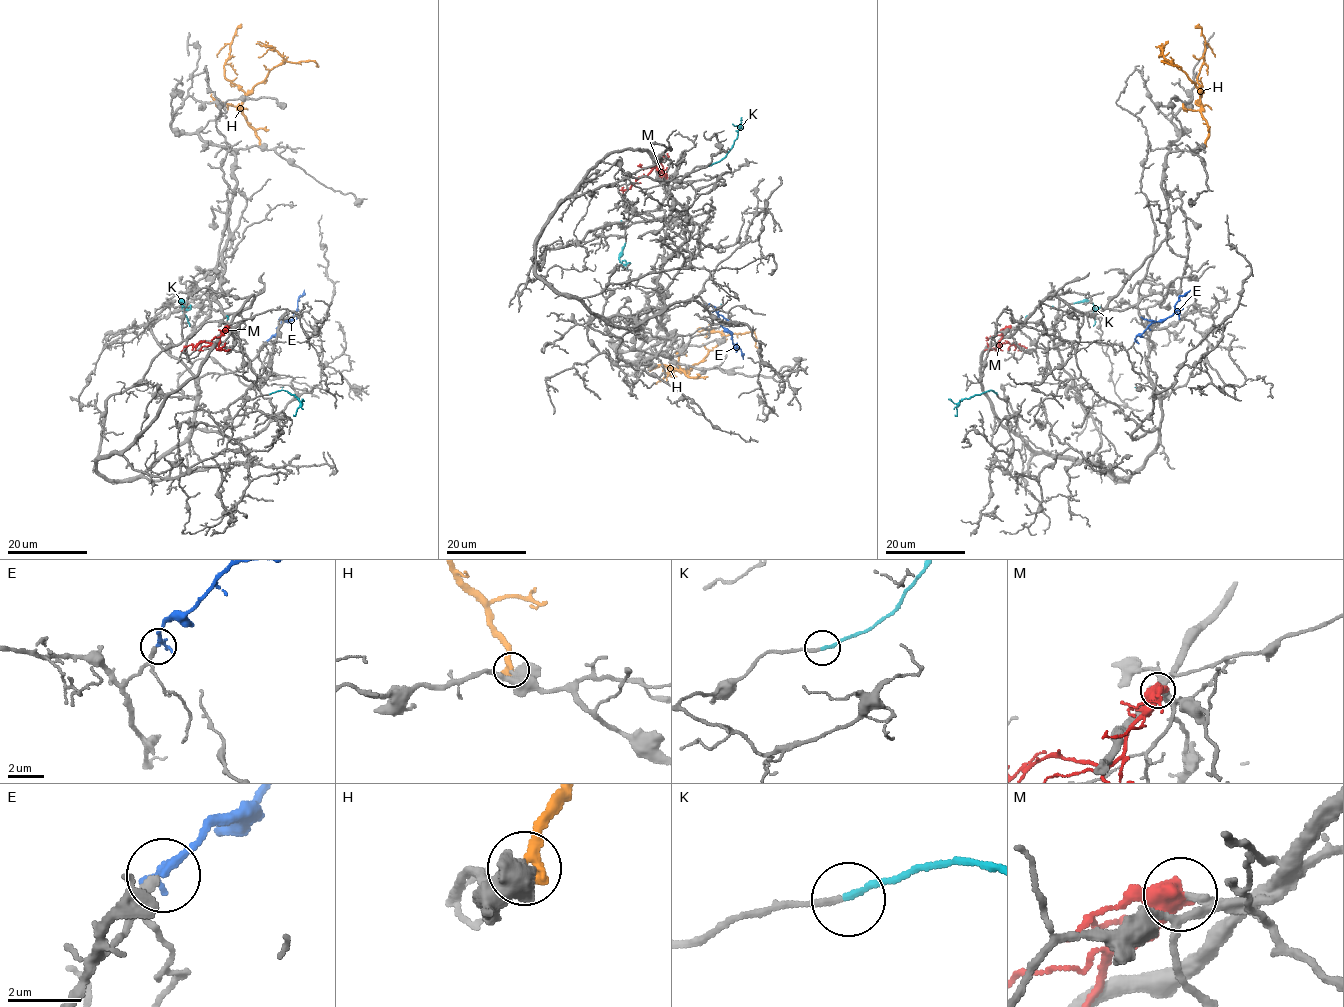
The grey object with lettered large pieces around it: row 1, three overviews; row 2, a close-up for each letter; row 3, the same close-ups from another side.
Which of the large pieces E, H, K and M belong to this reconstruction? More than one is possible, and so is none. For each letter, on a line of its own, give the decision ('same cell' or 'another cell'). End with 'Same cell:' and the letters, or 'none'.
E: same cell
H: another cell
K: another cell
M: another cell
Same cell: E

